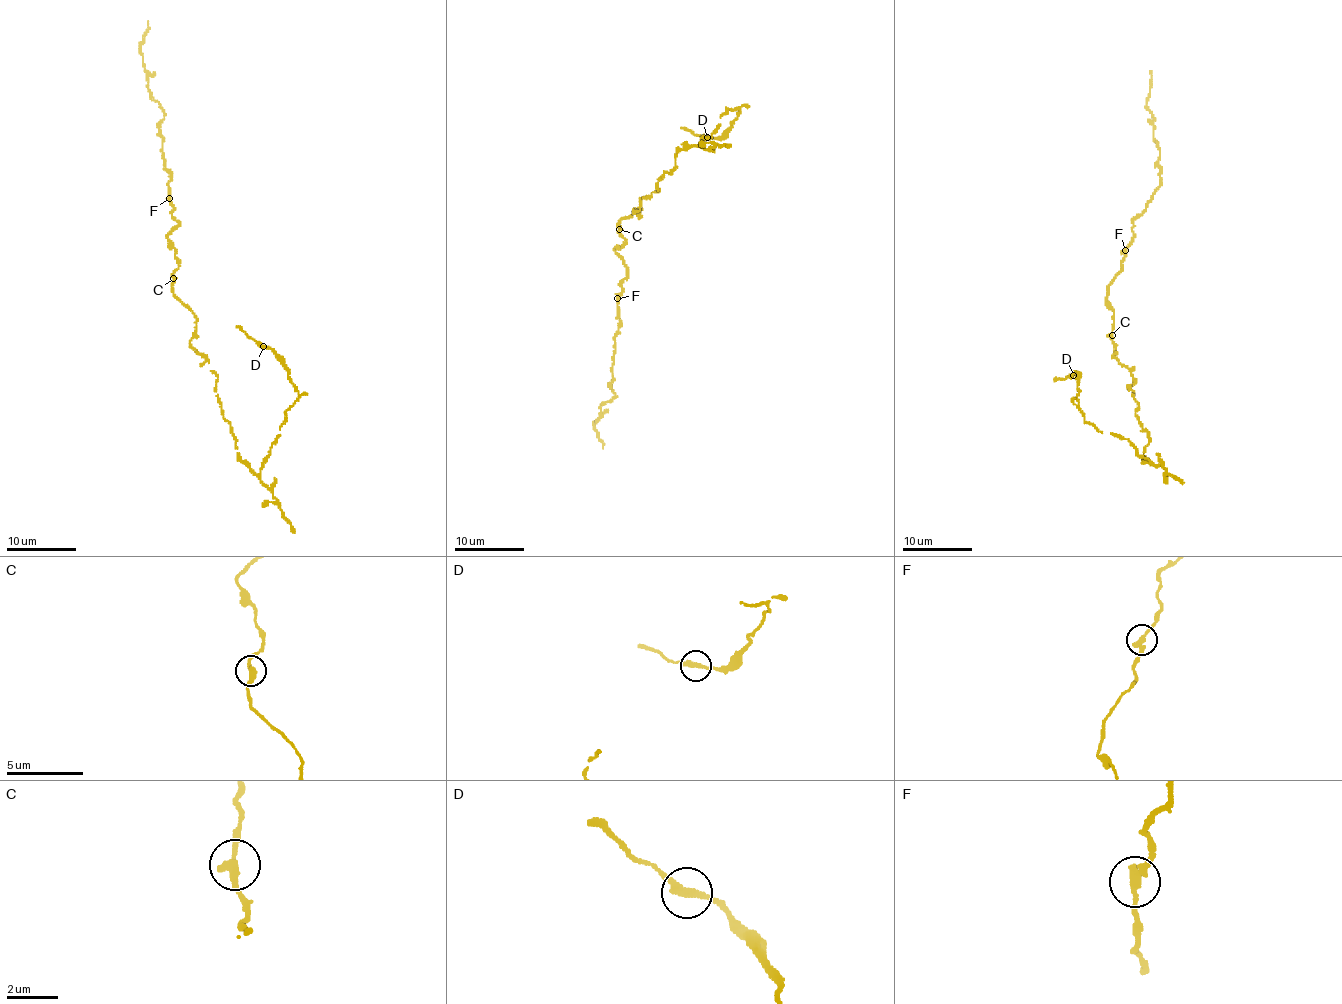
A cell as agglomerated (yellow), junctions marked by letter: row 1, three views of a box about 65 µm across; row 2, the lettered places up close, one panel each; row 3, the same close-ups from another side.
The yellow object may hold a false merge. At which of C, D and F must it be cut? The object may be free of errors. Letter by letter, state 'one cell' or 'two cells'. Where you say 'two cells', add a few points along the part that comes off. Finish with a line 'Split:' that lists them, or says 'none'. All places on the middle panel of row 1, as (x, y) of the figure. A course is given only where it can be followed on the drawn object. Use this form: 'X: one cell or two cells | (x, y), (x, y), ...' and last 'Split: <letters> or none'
C: one cell
D: one cell
F: one cell
Split: none

